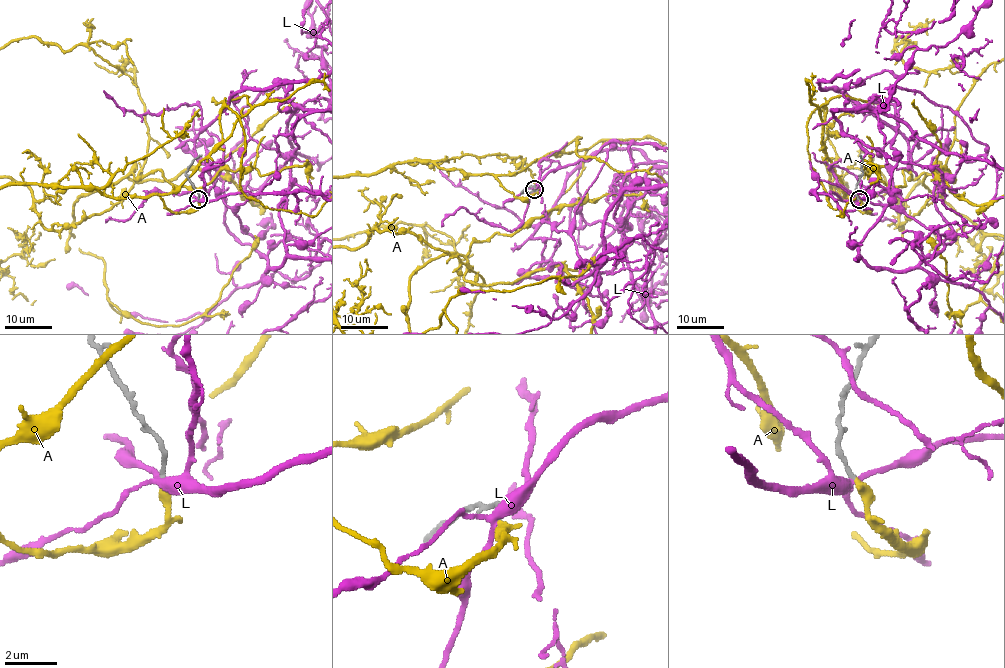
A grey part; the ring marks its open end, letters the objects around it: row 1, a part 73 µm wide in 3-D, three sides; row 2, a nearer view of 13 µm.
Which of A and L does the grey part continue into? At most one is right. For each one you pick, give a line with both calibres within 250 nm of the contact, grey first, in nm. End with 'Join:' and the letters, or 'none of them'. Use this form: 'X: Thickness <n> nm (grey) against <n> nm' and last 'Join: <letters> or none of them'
A: Thickness 160 nm (grey) against 400 nm
Join: A

